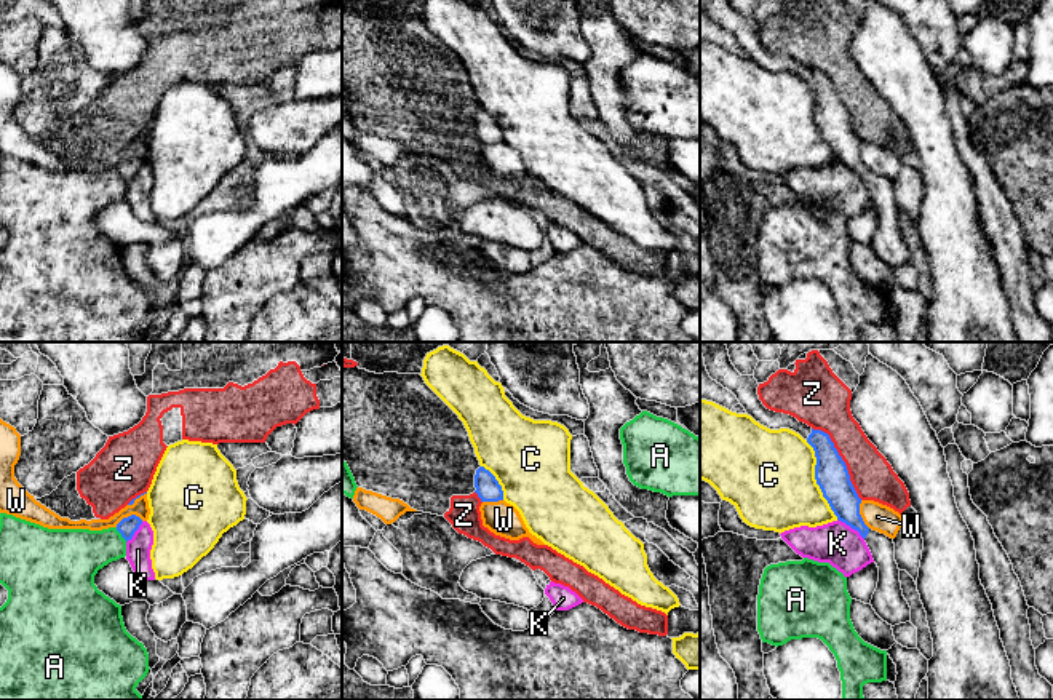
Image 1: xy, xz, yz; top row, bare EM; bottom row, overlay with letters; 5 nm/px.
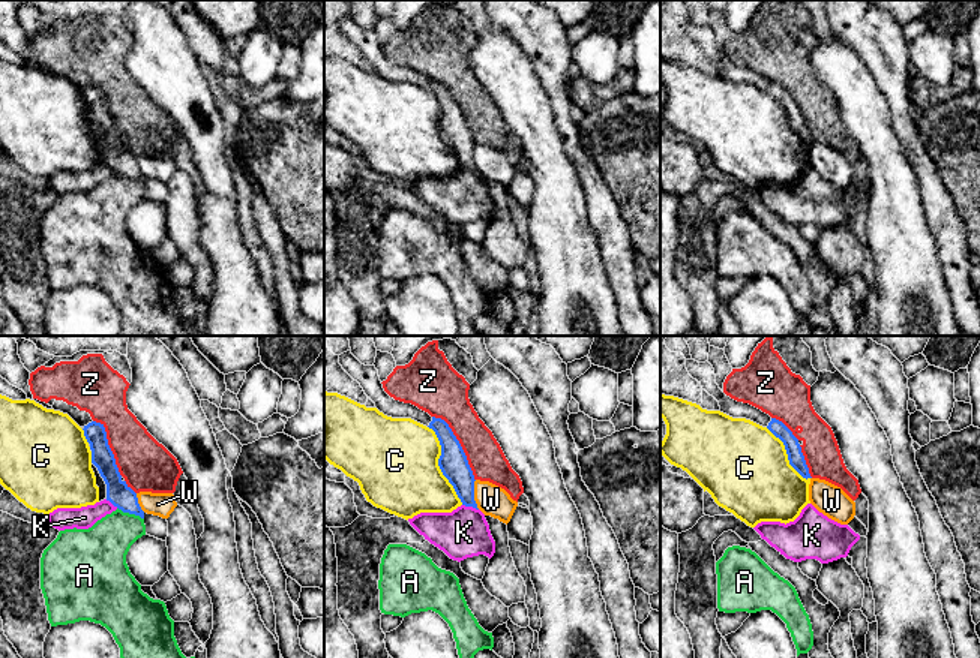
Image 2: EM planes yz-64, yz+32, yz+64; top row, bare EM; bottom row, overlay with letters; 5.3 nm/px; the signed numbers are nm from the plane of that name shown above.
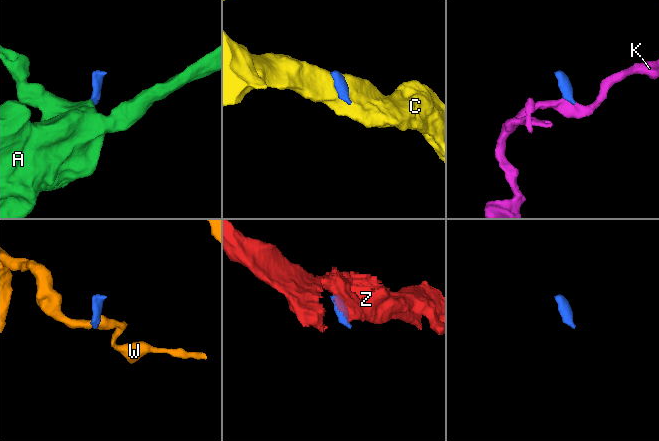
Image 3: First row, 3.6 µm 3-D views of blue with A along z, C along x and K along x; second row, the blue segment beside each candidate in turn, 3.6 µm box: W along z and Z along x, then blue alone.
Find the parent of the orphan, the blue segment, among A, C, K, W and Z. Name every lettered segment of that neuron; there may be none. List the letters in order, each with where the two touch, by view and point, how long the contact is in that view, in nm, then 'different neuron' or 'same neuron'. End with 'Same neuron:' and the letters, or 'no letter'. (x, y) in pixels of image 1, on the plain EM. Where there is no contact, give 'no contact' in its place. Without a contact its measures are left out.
A: contact xy (120, 174); length 90 nm; different neuron
C: contact yz (815, 120); length 440 nm; different neuron
K: contact yz (852, 170); length 170 nm; different neuron
W: contact xy (128, 159); length 150 nm; different neuron
Z: contact yz (841, 101); length 440 nm; different neuron
Same neuron: no letter

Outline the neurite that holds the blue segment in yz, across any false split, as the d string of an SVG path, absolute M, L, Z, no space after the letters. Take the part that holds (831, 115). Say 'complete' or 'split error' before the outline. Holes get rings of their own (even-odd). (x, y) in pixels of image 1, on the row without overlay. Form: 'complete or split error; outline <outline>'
split error; outline M705 0L705 8L709 19L732 34L756 64L770 72L789 70L813 89L817 99L815 121L823 139L839 163L860 174L879 209L879 224L871 241L872 251L892 268L911 264L911 249L903 238L900 211L895 203L893 181L864 166L860 157L861 141L829 77L813 72L789 56L767 51L759 42L759 26L754 18L741 18L730 0Z

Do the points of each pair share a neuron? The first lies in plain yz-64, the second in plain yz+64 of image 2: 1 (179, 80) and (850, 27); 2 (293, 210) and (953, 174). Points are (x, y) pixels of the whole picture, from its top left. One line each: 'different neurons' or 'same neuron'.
1: different neurons
2: same neuron

